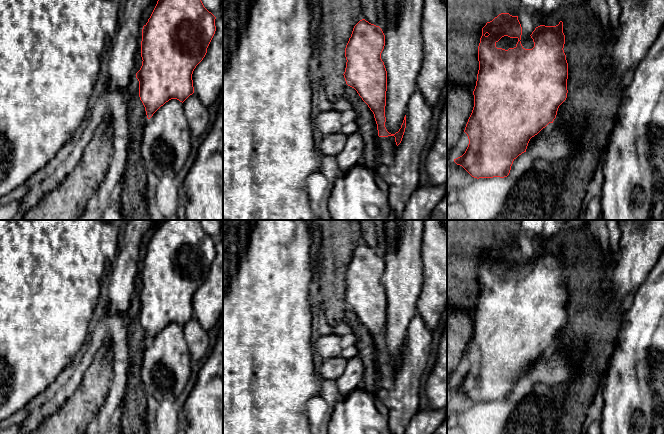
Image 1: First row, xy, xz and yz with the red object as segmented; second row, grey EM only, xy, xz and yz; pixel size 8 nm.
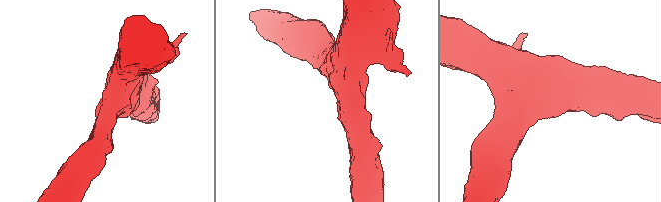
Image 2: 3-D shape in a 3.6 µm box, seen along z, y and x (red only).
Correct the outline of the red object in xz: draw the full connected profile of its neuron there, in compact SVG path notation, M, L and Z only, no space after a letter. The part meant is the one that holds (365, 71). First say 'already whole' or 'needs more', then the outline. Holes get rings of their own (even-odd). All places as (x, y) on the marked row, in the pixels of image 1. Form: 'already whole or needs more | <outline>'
already whole | M360 20L353 28L345 48L346 84L354 88L374 114L378 136L394 136L398 146L406 128L406 115L401 128L391 134L385 127L387 71L381 59L385 35L379 26Z

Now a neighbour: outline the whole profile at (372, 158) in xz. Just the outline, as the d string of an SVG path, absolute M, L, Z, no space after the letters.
M347 85L343 97L350 102L351 108L356 113L357 133L360 134L364 142L361 165L377 170L384 162L384 157L379 146L379 136L374 114L354 88Z

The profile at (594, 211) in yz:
M593 198L587 207L585 220L603 220L603 211L600 198Z

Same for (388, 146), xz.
M394 136L379 137L379 146L384 159L390 161L396 151L397 145Z

